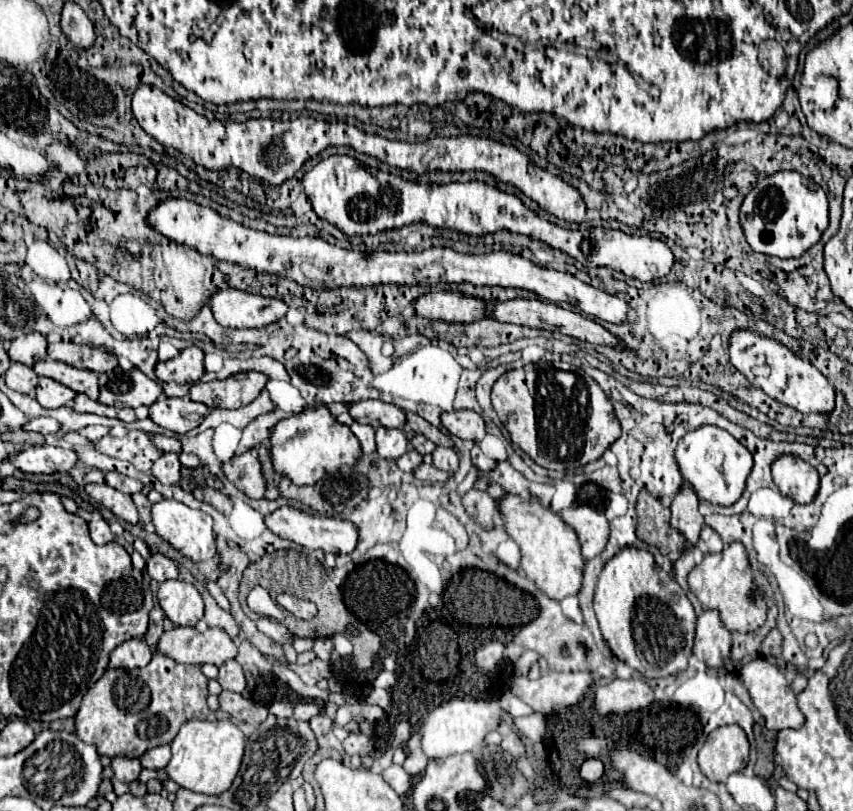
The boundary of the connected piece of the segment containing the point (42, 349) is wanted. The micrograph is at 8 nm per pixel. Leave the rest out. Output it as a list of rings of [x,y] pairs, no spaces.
[[[37,332],[19,336],[19,338],[11,340],[7,354],[9,354],[11,362],[21,362],[25,366],[33,366],[37,360],[47,358],[47,340],[45,340],[45,336],[41,336]]]

